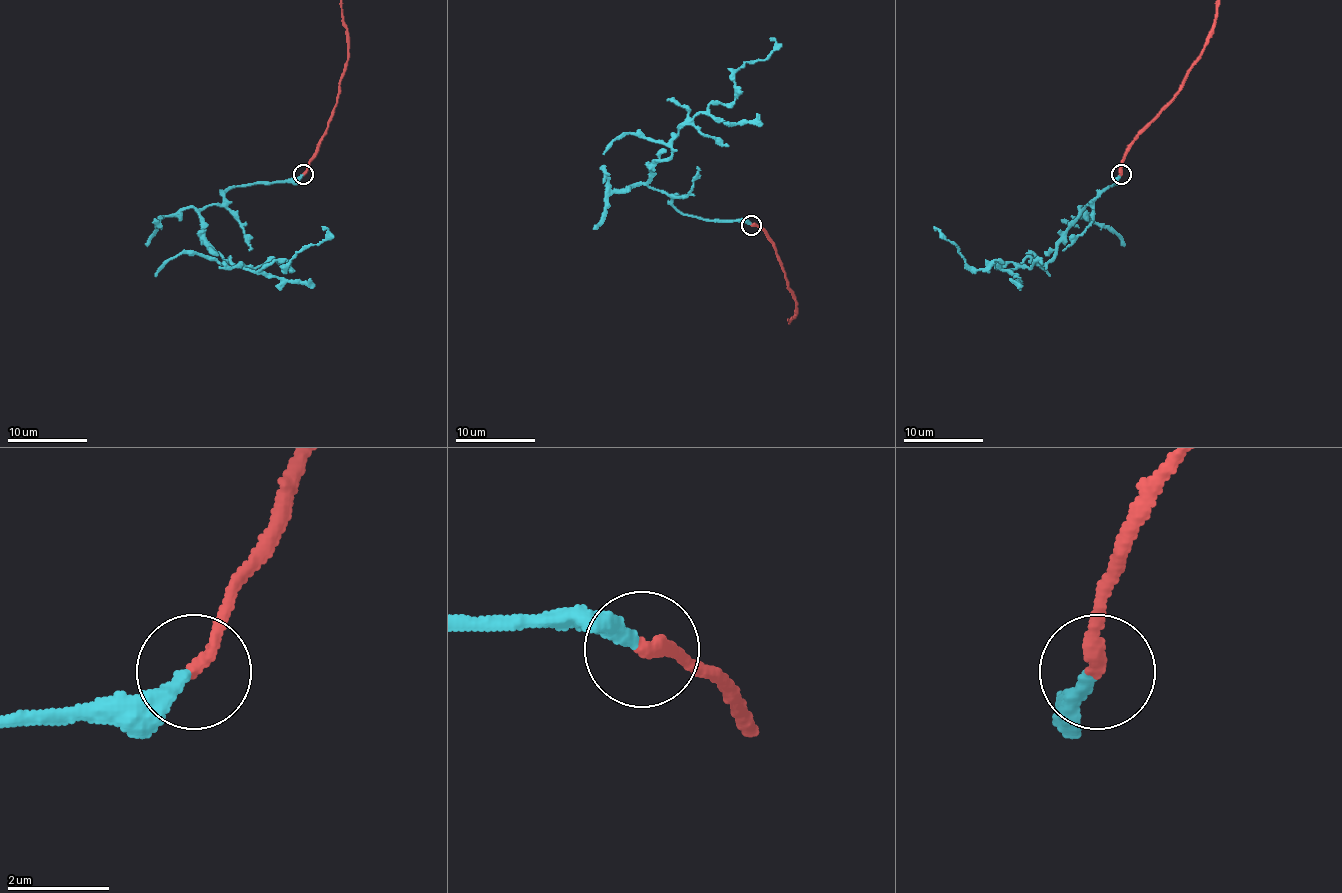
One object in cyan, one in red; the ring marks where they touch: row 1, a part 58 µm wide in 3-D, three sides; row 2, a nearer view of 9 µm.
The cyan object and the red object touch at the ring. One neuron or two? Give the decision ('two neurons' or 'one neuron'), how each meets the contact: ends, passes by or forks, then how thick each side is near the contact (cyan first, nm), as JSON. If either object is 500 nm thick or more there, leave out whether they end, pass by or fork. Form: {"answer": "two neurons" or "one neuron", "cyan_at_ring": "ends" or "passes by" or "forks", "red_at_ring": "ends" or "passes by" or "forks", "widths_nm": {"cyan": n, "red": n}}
{"answer": "one neuron", "cyan_at_ring": "ends", "red_at_ring": "ends", "widths_nm": {"cyan": 320, "red": 260}}

